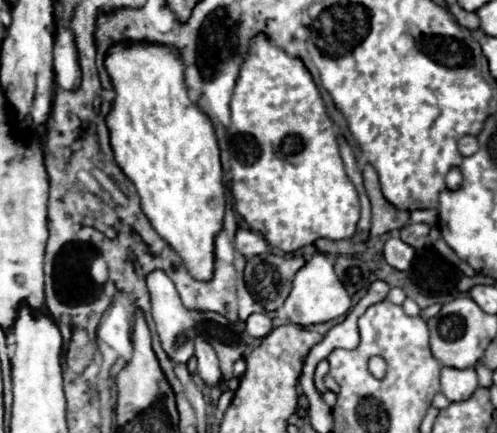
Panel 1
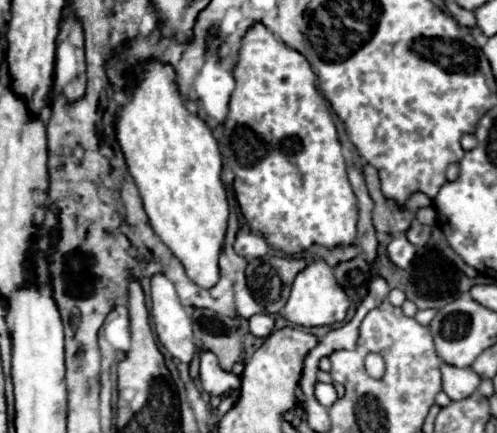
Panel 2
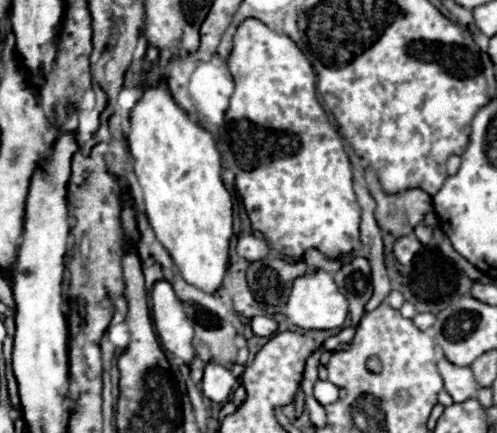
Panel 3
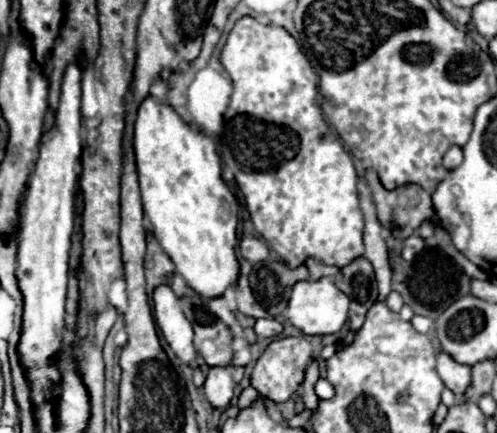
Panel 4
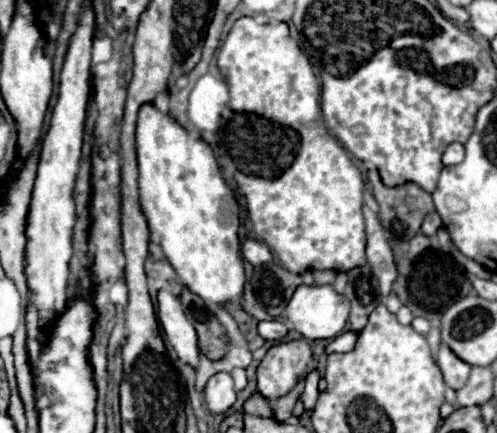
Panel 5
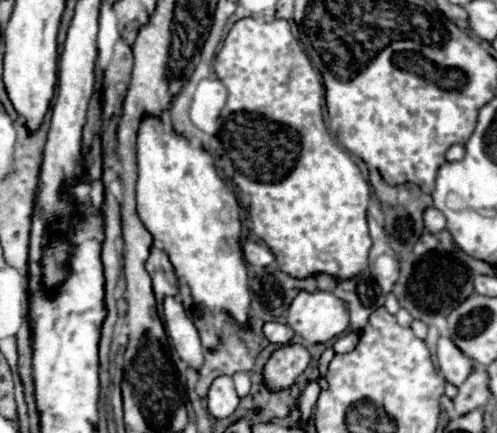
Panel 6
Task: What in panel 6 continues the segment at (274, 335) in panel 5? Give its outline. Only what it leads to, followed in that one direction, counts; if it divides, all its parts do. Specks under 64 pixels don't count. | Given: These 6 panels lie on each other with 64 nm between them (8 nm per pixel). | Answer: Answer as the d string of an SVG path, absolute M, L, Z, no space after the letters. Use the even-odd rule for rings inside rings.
M266 322L262 326L262 332L268 338L268 342L272 342L272 344L288 344L290 338L294 336L292 328L288 328L286 324L280 324L280 322Z

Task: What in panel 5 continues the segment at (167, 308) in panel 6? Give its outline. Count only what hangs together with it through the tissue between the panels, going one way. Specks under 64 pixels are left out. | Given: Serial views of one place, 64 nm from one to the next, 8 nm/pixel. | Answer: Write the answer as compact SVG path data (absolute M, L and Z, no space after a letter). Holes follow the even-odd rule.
M168 290L158 292L158 322L166 340L176 350L178 358L196 368L200 360L196 330L188 322L178 296L174 296Z

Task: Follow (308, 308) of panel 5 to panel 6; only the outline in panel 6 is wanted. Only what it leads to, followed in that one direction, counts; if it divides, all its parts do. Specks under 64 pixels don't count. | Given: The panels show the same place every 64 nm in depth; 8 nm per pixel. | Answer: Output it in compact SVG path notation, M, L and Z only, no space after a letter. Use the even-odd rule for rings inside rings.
M316 290L316 292L300 292L290 308L288 308L288 316L286 316L286 322L288 326L300 334L306 344L322 344L322 342L328 342L332 340L334 336L342 334L346 328L348 328L348 306L336 298L332 292L328 290Z

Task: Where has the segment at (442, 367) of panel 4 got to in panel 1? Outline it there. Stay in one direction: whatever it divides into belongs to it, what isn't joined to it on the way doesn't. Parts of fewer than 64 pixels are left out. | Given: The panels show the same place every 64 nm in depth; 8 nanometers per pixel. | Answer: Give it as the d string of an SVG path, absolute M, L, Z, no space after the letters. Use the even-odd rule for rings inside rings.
M442 368L440 374L440 384L442 384L442 394L450 402L462 402L472 396L472 392L478 388L478 376L474 368L458 370L458 368Z

